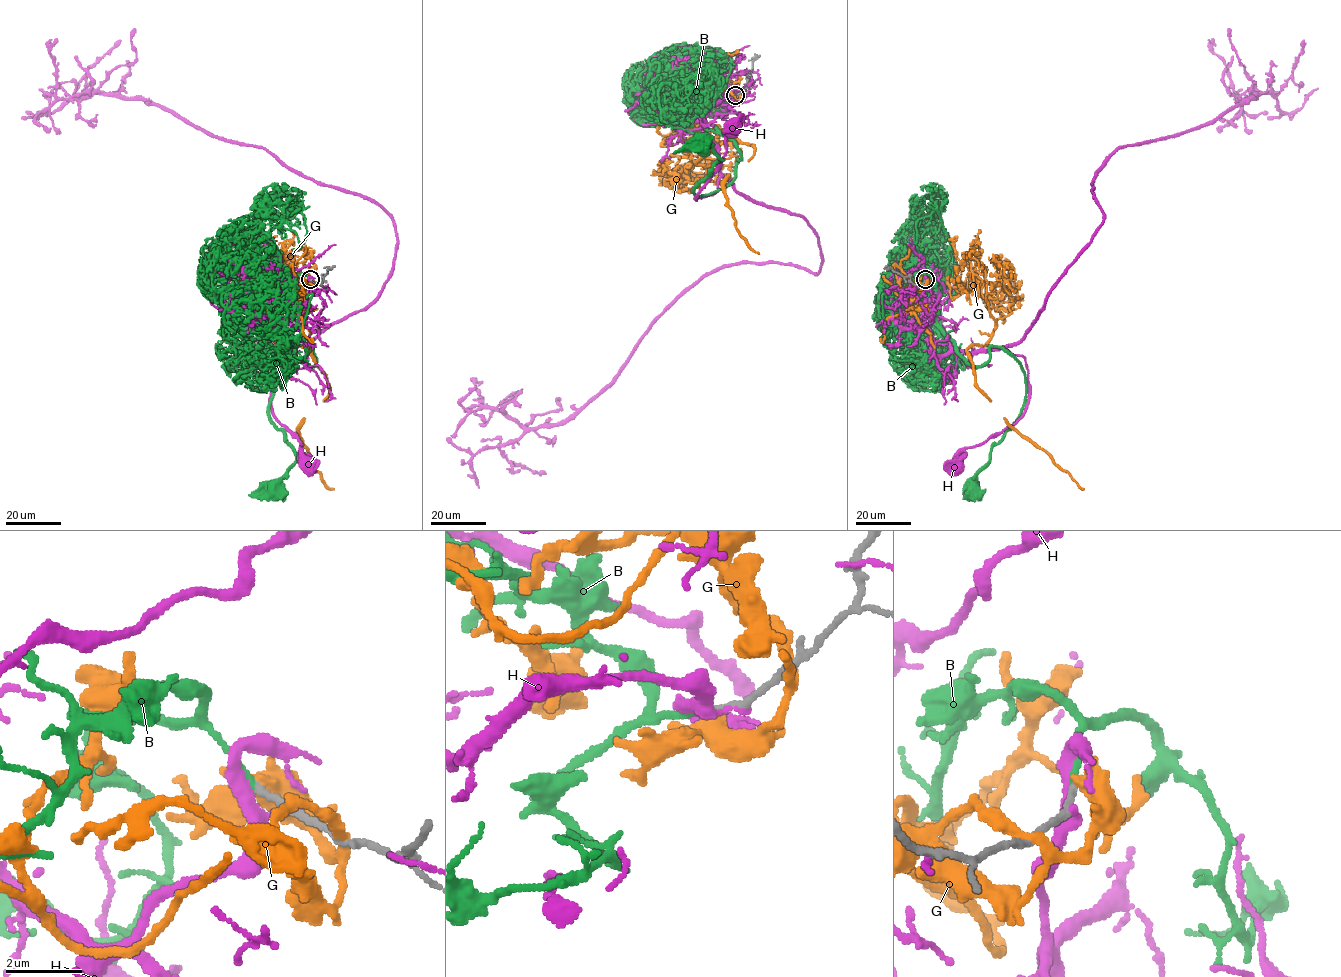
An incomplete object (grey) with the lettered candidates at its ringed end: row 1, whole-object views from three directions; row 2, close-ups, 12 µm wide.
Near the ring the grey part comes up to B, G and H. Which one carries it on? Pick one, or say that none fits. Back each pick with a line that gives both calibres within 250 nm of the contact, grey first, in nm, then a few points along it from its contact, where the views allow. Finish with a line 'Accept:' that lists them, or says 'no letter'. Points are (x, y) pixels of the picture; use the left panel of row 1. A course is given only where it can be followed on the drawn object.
B: 160 nm thick on the grey side, 150 nm on the other; it runs (310, 280), (274, 279), (273, 318), (251, 327), (316, 359), (310, 347), (269, 406), (296, 462), (275, 491)
Accept: B

